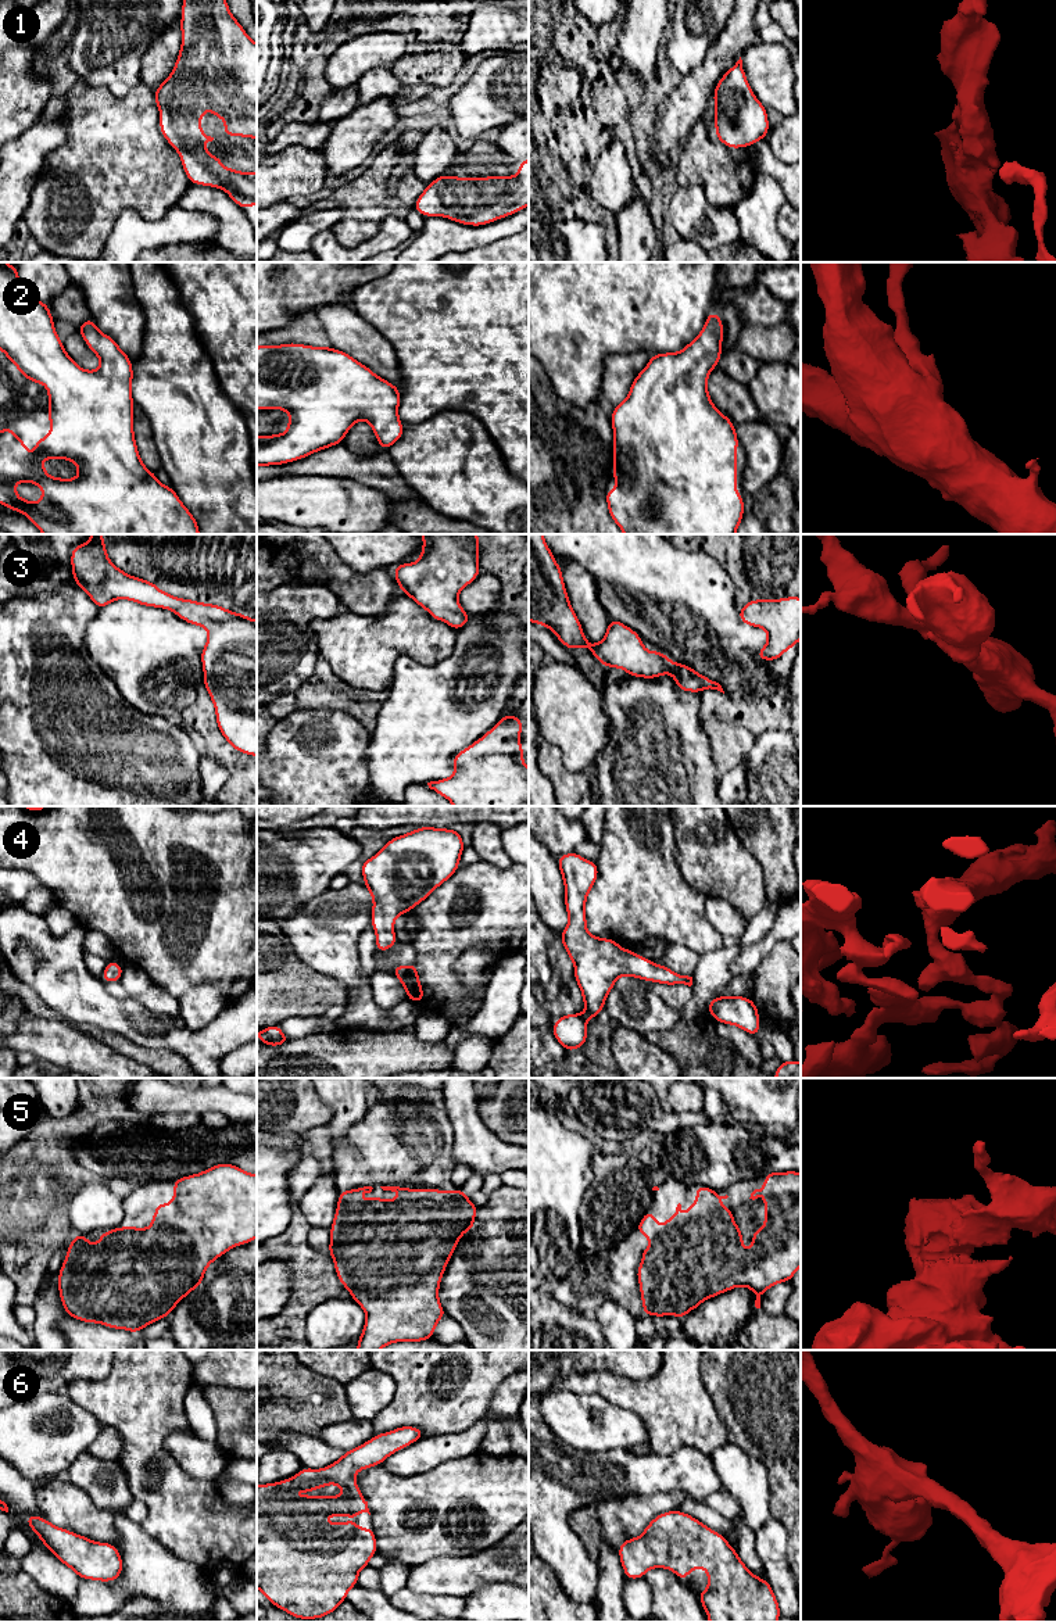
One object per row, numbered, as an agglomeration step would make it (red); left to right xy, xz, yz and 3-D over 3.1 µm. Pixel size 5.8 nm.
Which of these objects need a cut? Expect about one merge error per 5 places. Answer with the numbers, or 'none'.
none

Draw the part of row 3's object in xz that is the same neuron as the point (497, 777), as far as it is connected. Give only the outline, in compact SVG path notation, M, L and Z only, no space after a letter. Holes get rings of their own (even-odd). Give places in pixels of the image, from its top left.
M505 713L484 737L452 756L455 773L443 780L427 783L429 788L447 798L454 806L529 806L529 767L522 763L526 758L520 745L523 722L516 715Z

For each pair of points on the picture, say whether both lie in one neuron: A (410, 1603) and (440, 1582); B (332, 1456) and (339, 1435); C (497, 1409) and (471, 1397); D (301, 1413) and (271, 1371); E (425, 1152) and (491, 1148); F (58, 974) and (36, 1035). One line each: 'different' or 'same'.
A: different
B: different
C: different
D: same
E: different
F: different

